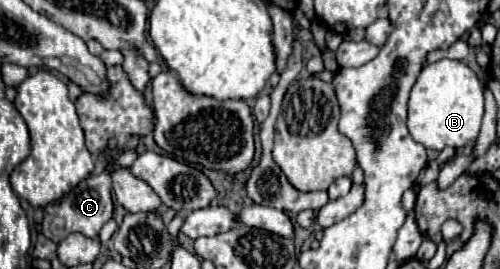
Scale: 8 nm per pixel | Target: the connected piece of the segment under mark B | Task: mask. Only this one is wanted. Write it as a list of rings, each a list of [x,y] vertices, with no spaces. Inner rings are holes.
[[[440,59],[422,69],[410,91],[408,101],[408,131],[414,141],[426,149],[442,151],[444,147],[470,147],[480,131],[484,117],[484,91],[478,75],[464,63]]]

